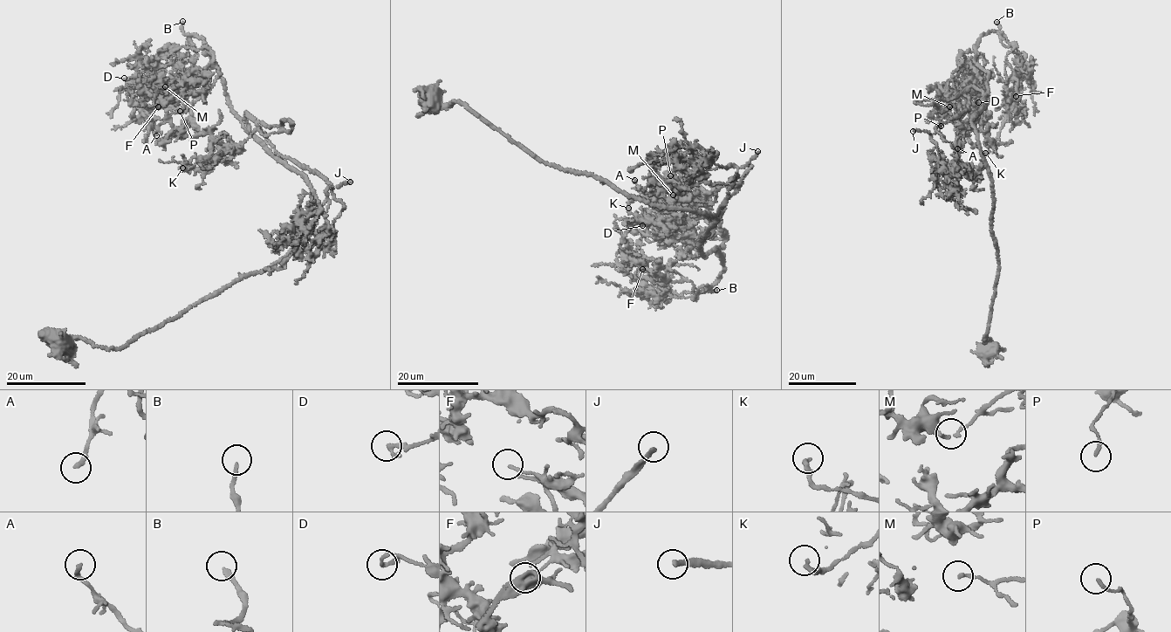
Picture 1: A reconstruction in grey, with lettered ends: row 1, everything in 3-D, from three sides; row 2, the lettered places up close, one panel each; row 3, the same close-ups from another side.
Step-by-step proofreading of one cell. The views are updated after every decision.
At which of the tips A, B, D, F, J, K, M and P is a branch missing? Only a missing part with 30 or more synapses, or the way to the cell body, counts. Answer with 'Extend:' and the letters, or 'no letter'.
Extend: B, J

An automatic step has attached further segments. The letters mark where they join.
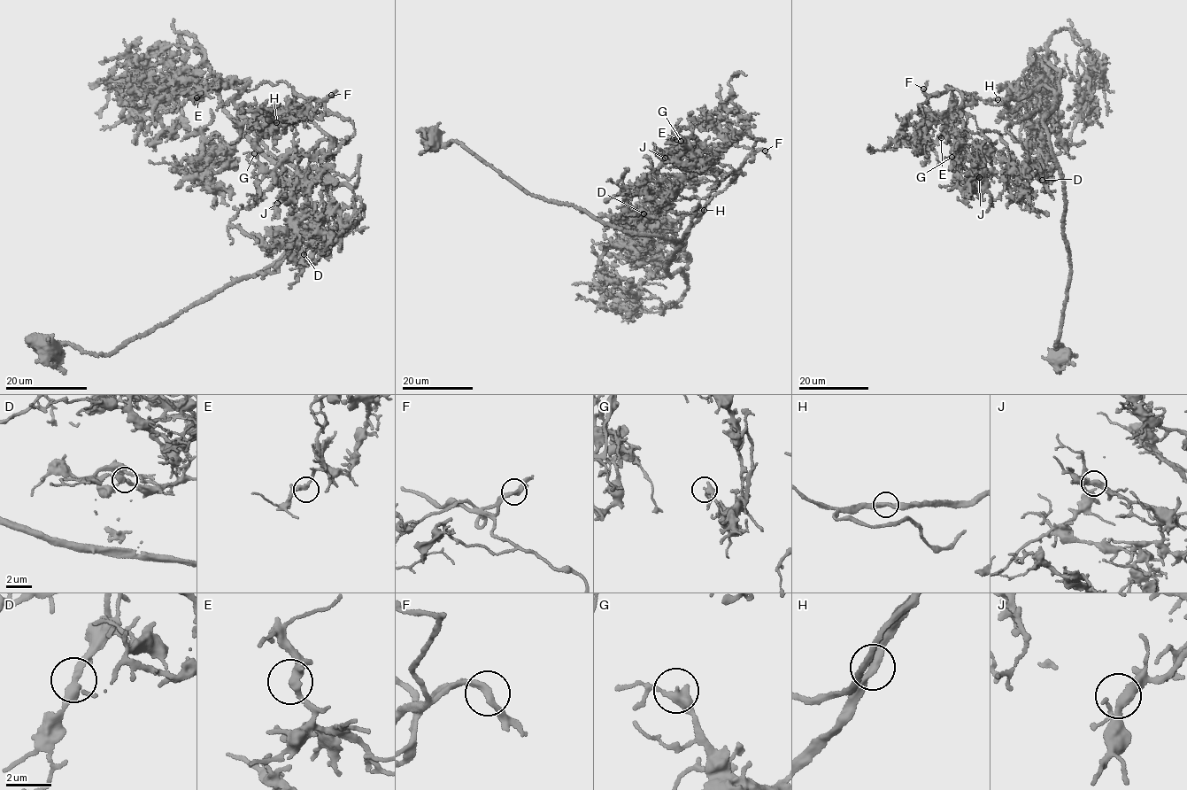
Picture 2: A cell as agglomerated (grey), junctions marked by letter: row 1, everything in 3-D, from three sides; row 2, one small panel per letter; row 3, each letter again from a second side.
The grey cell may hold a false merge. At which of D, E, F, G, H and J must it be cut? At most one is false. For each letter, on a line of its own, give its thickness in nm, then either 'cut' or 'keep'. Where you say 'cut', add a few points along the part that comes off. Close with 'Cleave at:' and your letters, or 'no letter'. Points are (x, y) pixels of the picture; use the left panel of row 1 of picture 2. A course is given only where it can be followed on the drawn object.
D: calibre 360 nm; keep
E: calibre 360 nm; keep
F: calibre 300 nm; keep
G: calibre 360 nm; keep
H: calibre 360 nm; keep
J: calibre 380 nm; keep
Cleave at: no letter

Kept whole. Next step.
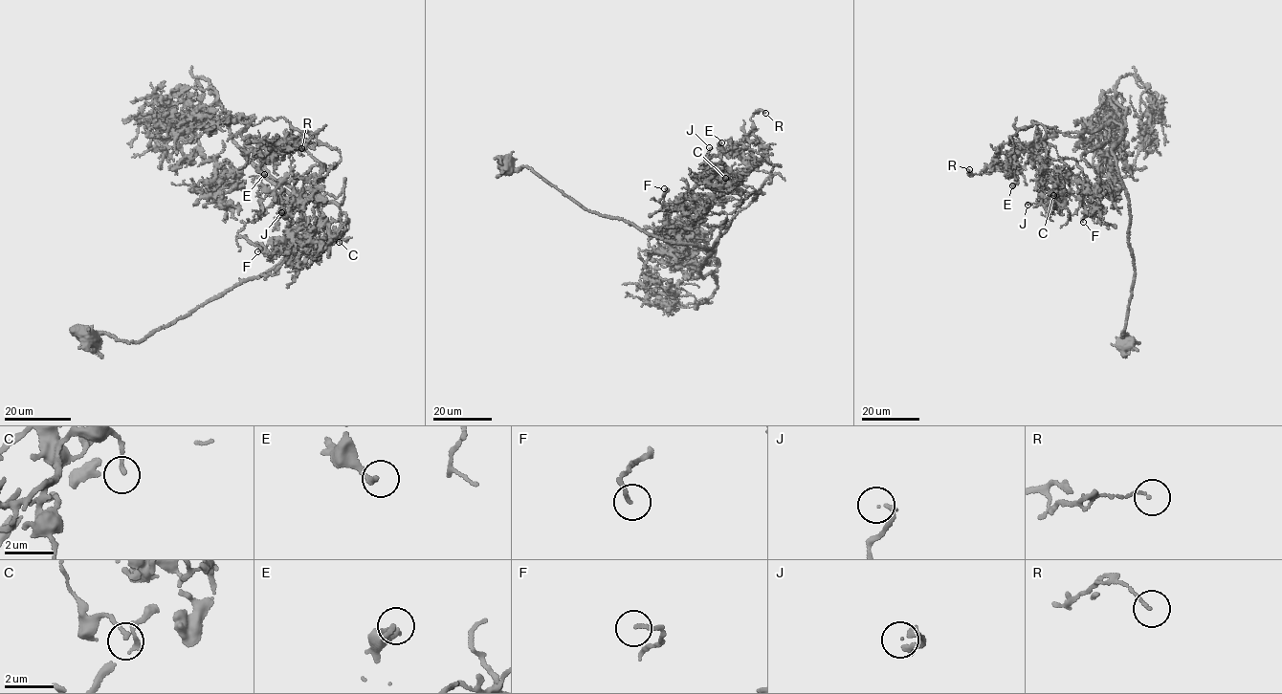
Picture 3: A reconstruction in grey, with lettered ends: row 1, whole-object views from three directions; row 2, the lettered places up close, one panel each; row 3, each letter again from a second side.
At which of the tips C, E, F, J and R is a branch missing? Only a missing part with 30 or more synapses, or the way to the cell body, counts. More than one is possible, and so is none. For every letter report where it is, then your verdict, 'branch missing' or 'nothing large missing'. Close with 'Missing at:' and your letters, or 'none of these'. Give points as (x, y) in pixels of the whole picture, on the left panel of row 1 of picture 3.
C: at (339, 242); nothing large missing
E: at (264, 174); nothing large missing
F: at (257, 251); nothing large missing
J: at (281, 212); nothing large missing
R: at (301, 148); nothing large missing
Missing at: none of these

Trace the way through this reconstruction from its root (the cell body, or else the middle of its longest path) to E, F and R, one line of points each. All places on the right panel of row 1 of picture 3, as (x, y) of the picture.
E: (1125, 342), (1135, 268), (1112, 152), (1121, 125), (1017, 129), (1012, 185)
F: (1125, 342), (1135, 268), (1113, 120), (1091, 132), (1044, 126), (1072, 193), (1093, 207), (1083, 222)
R: (1125, 342), (1135, 268), (1112, 152), (1121, 125), (1065, 133), (1035, 123), (1004, 143), (996, 165), (969, 169)

